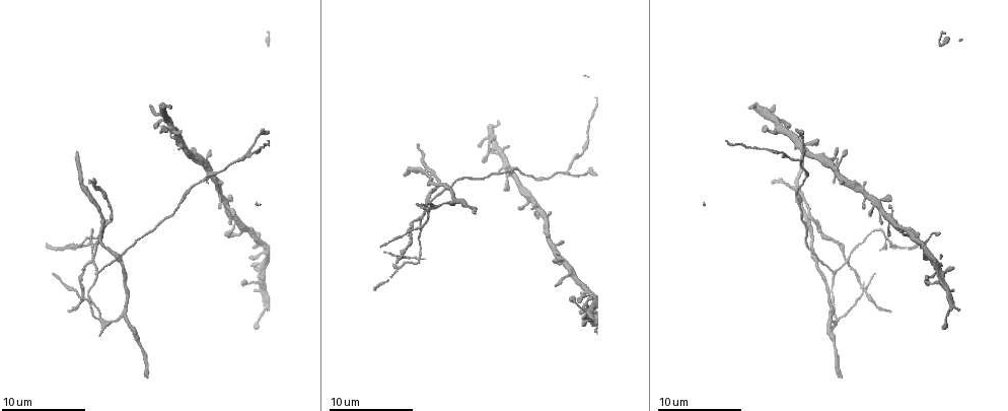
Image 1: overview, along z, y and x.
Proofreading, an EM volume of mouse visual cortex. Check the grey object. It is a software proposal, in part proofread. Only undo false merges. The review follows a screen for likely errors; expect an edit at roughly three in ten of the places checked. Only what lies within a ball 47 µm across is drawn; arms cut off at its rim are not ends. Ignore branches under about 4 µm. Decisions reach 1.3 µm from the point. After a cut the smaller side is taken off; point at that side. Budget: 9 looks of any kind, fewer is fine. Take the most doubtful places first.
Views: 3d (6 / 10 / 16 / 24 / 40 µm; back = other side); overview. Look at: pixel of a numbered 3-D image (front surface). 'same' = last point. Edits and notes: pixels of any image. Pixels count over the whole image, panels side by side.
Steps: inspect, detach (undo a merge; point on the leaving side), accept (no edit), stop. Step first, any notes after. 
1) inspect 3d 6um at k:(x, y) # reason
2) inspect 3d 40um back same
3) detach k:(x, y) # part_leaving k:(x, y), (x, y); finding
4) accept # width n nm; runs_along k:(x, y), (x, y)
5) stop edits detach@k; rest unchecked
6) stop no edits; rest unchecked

inspect 3d 6um at 1:(421, 219) # four arms meet

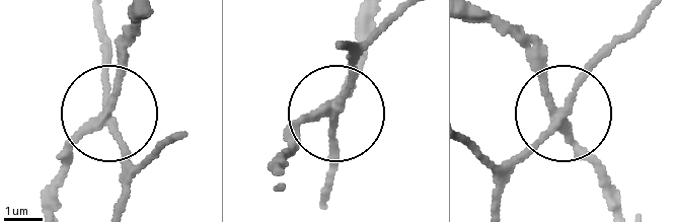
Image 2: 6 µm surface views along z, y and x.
detach 2:(124, 65) # side_arm 15 um; part_leaving 2:(107, 113), (136, 18); a second neuron is stuck on

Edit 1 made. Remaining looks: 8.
inspect overview

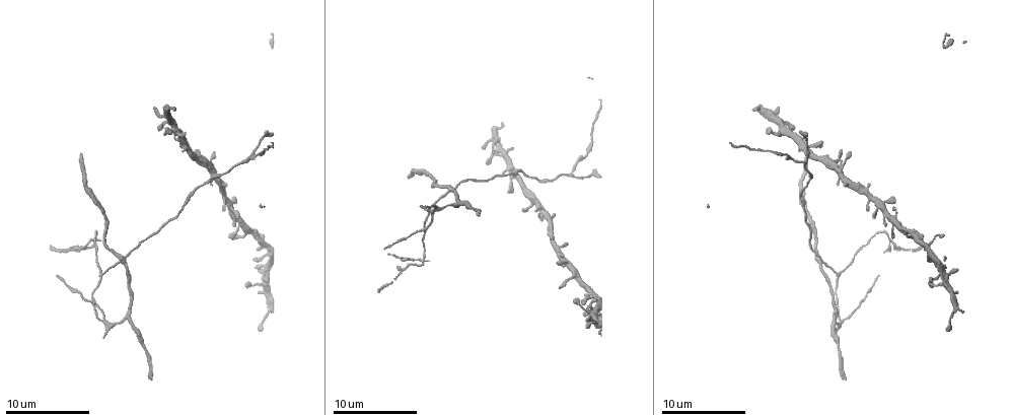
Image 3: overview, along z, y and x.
inspect 3d 16um at 3:(122, 260) # four or more arms meet

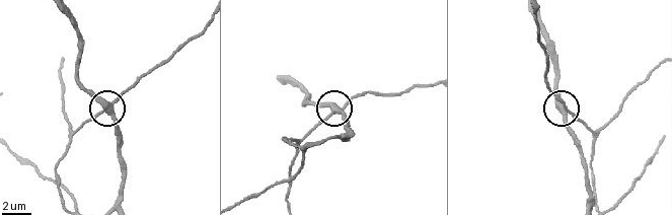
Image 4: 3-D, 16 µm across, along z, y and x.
accept # arms 4; runs_along 4:(534, 14), (547, 83), (562, 105), (558, 77); continuous, no second neuron

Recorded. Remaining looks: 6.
inspect 3d 16um at 3:(421, 262) # three-way junction

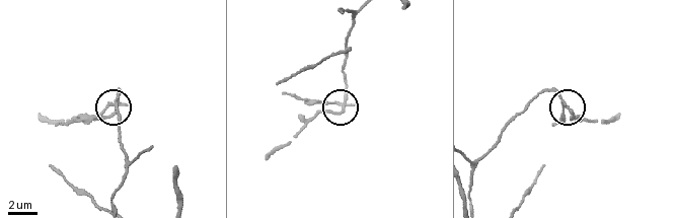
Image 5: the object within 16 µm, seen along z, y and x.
detach 5:(327, 104) # width 180 nm; two neurons meet here

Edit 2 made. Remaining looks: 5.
inspect overview

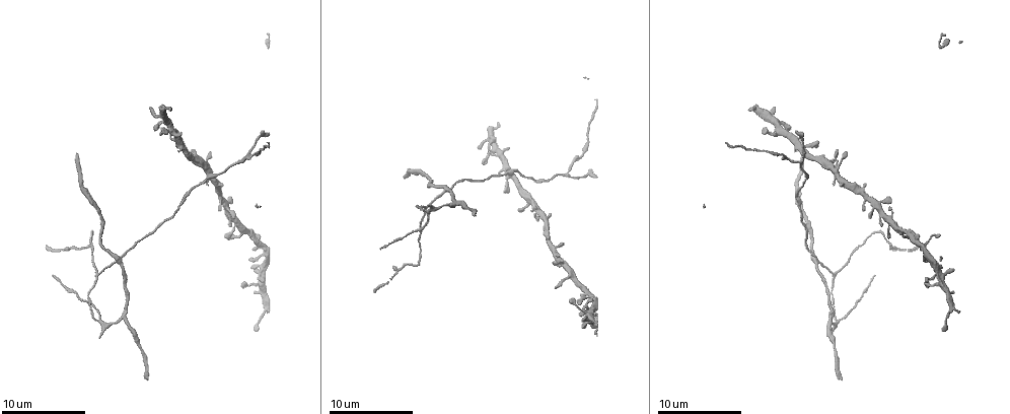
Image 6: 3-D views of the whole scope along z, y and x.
inspect 3d 6um at 6:(567, 171) # three-way junction

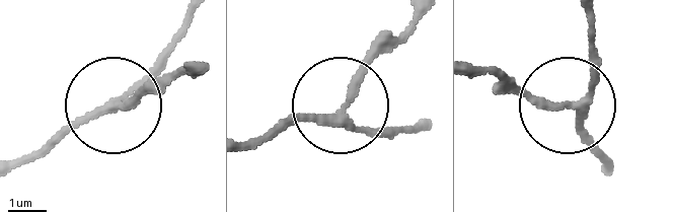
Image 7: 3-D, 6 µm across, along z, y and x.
accept # side_arm 5 um; runs_along 7:(243, 146), (330, 114), (404, 127); all the same neuron

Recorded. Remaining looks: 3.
stop edits detach@2, detach@5; rest unchecked

